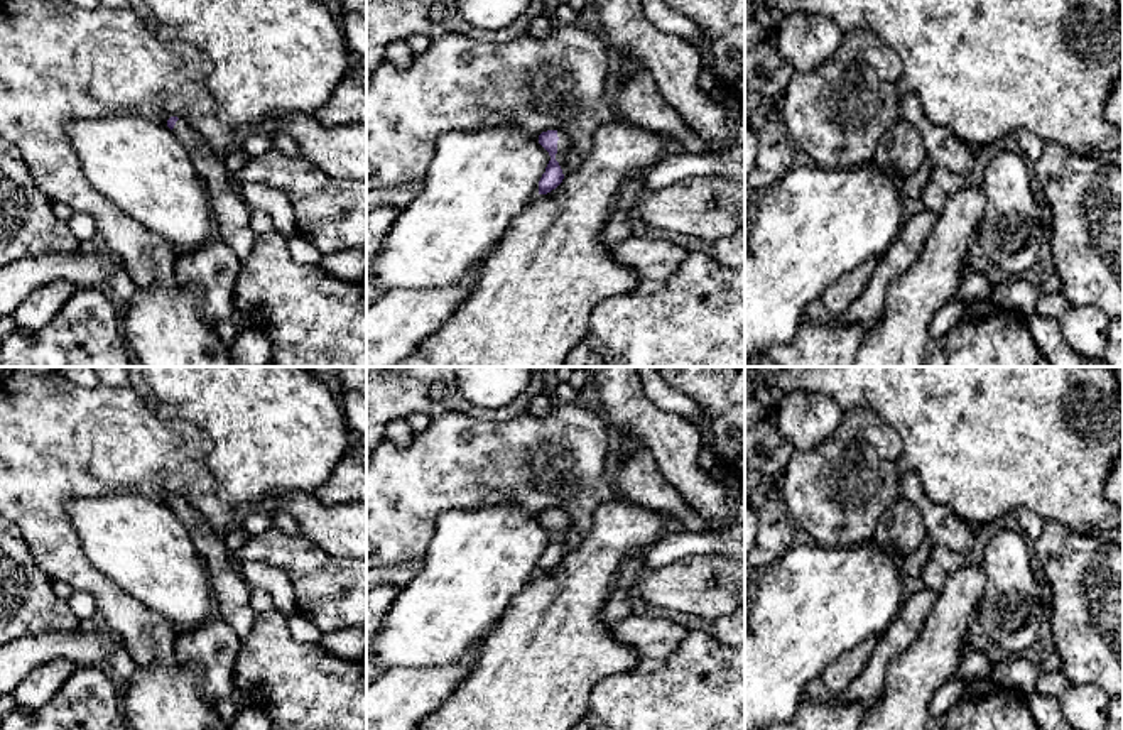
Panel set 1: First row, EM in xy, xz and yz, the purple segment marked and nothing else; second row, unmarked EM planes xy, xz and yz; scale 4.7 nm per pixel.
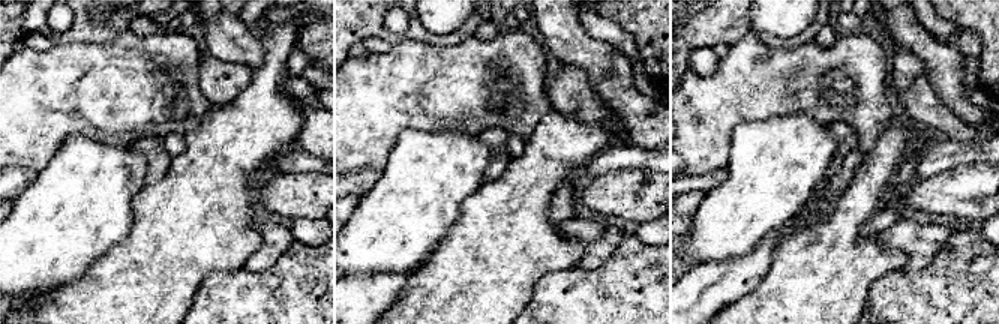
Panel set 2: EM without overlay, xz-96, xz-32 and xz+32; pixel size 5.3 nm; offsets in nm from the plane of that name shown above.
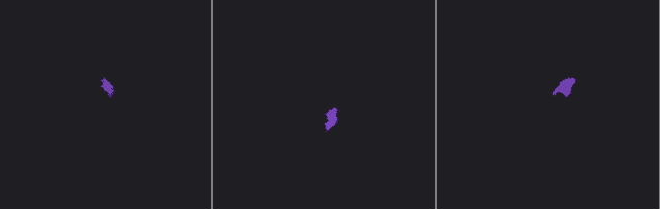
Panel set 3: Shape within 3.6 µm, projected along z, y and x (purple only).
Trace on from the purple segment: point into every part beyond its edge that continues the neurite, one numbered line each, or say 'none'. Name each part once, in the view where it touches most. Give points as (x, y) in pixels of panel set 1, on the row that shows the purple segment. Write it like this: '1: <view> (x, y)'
1: xz (564, 144)

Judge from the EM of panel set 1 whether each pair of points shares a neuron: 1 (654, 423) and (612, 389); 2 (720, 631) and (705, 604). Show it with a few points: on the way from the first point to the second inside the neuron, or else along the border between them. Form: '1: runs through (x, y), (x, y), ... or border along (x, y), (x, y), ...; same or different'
1: runs through (644, 419), (622, 399); same
2: border along (726, 614), (715, 621); different

